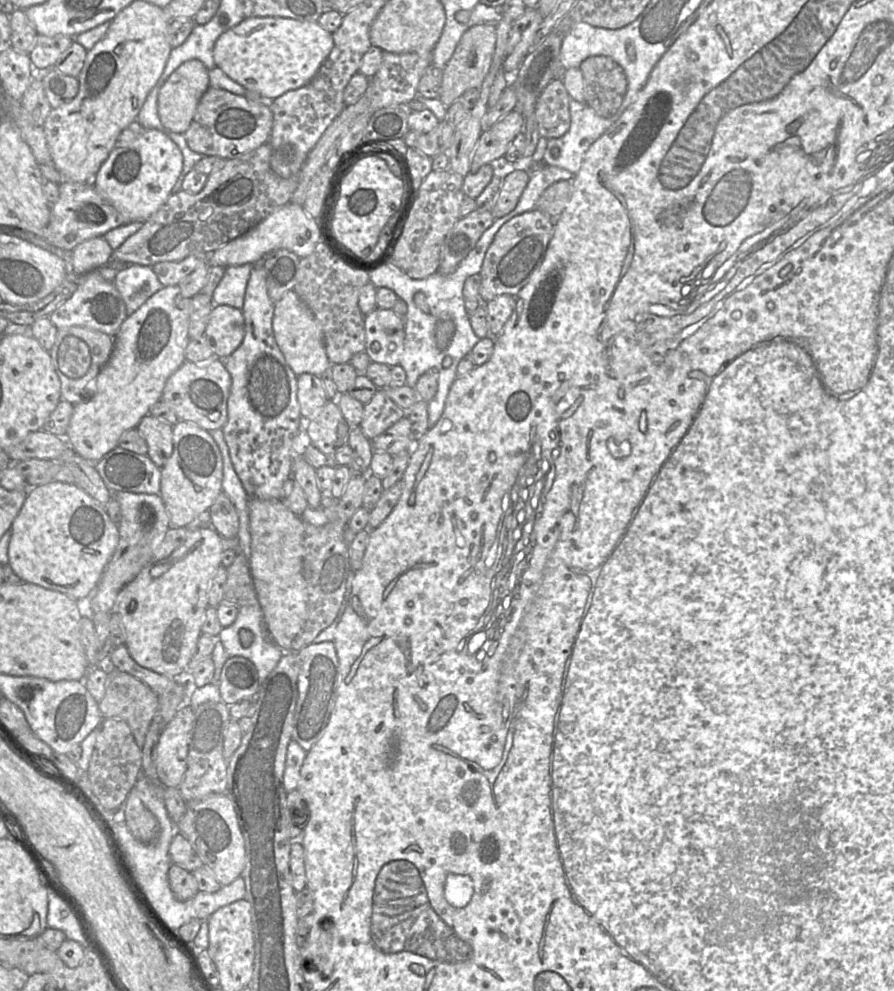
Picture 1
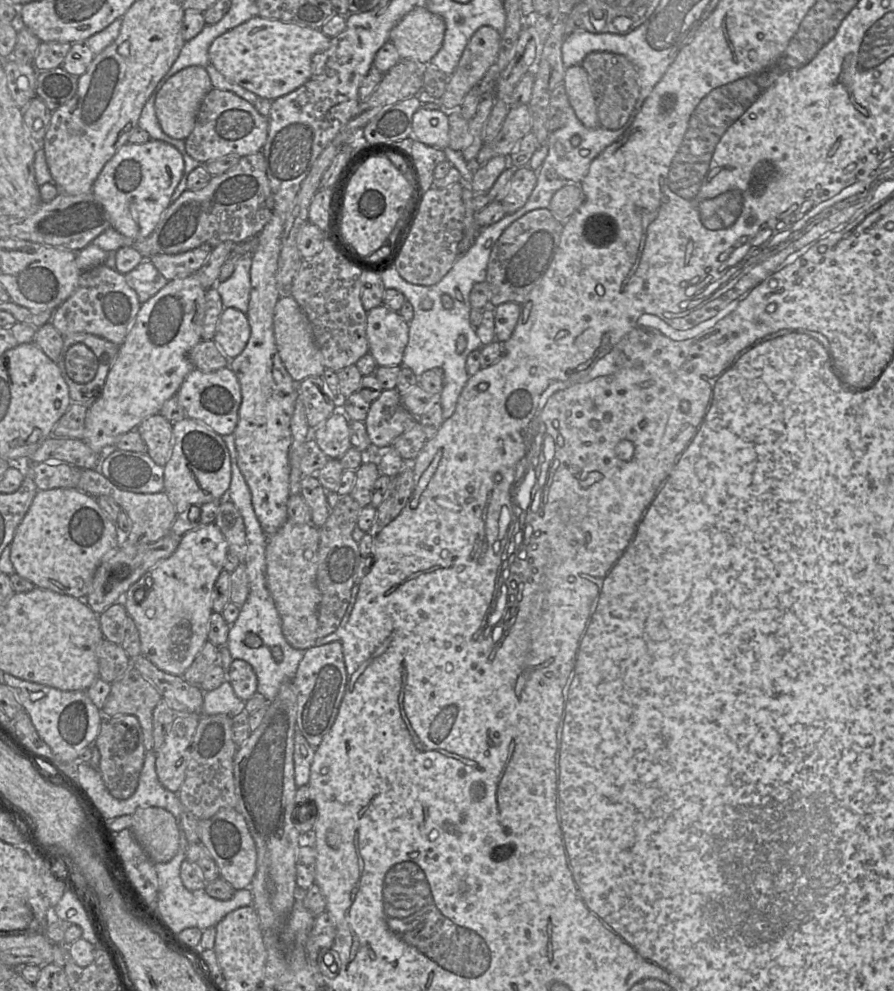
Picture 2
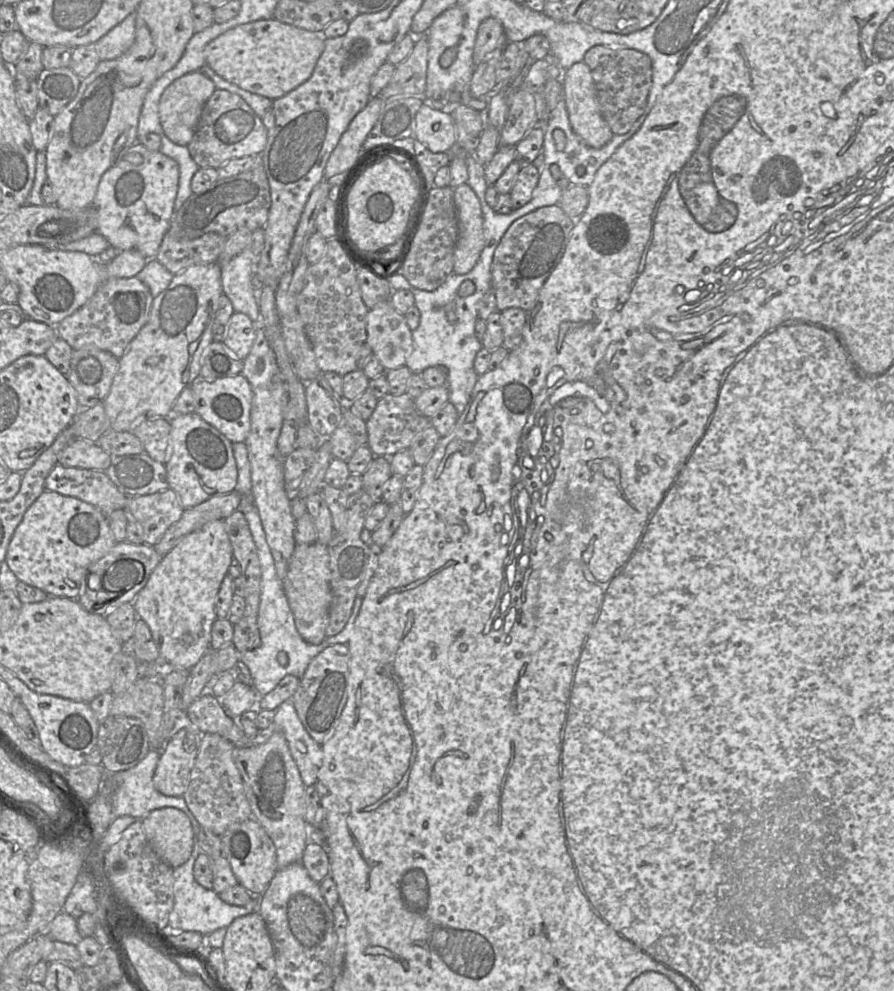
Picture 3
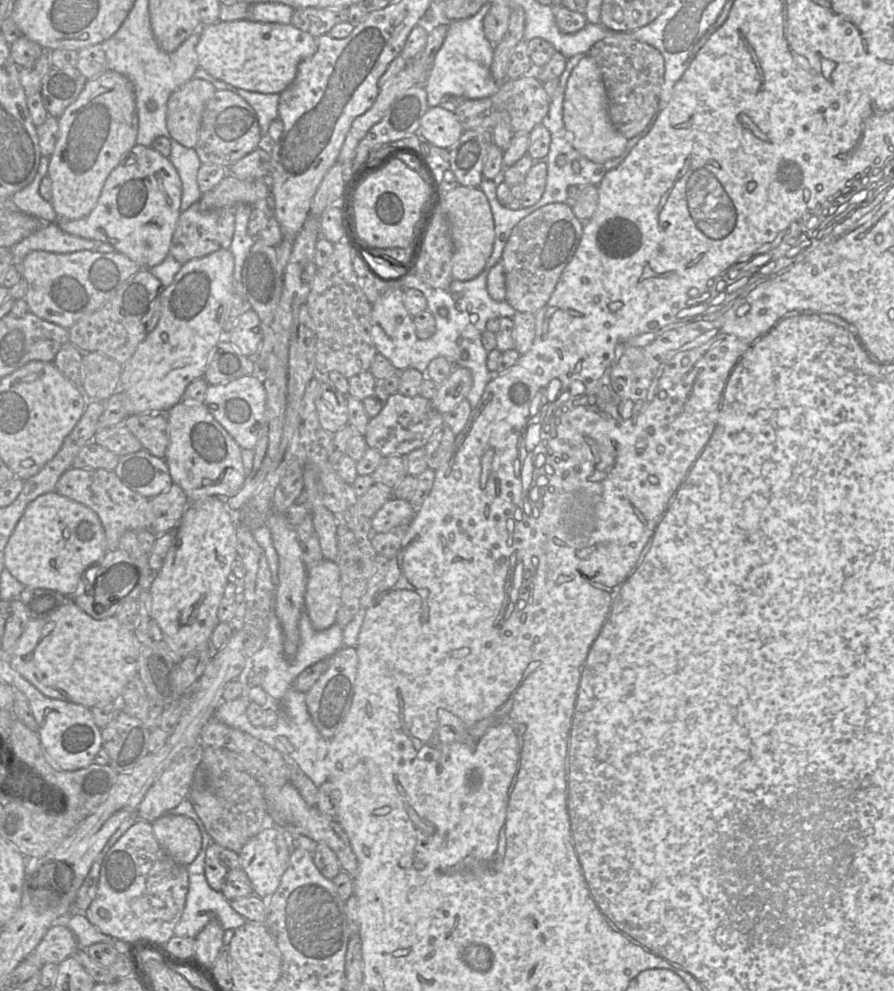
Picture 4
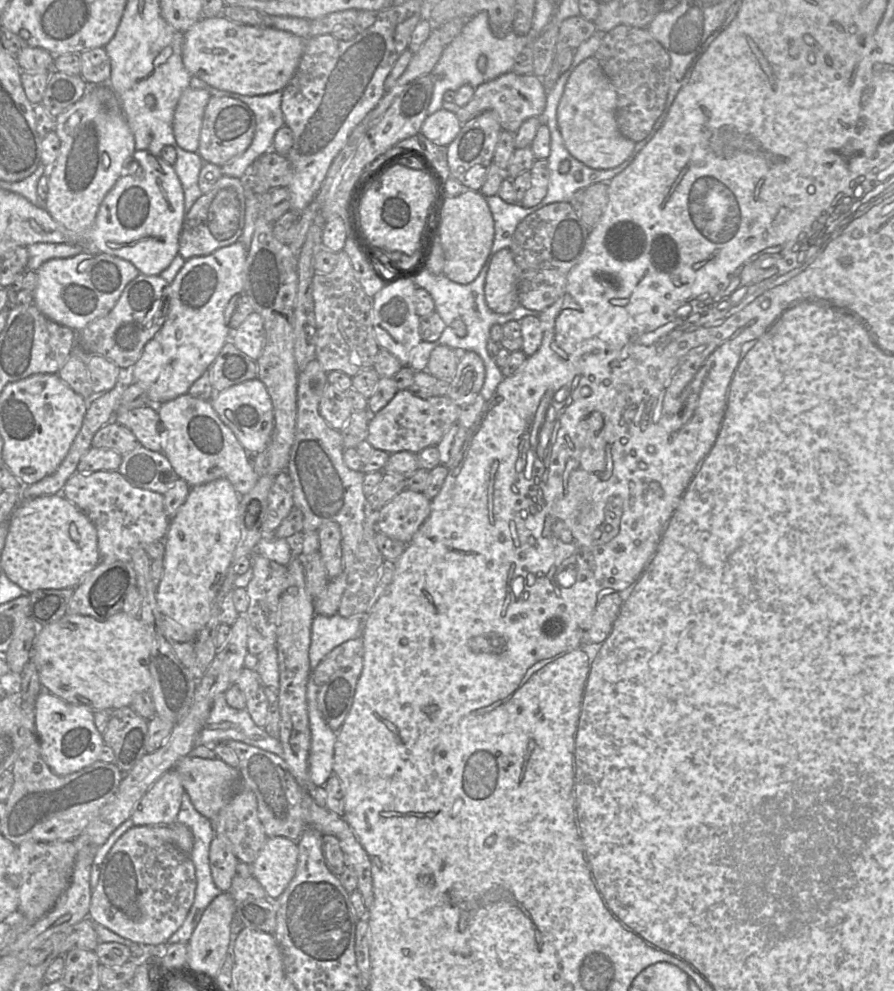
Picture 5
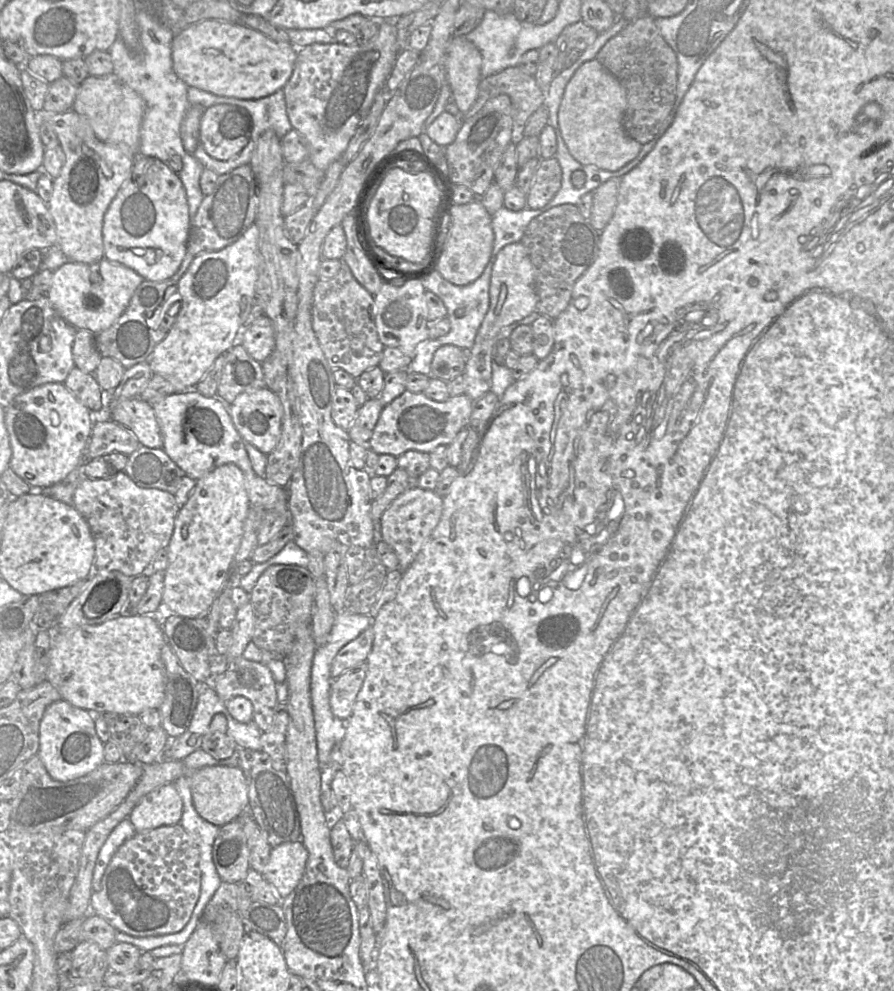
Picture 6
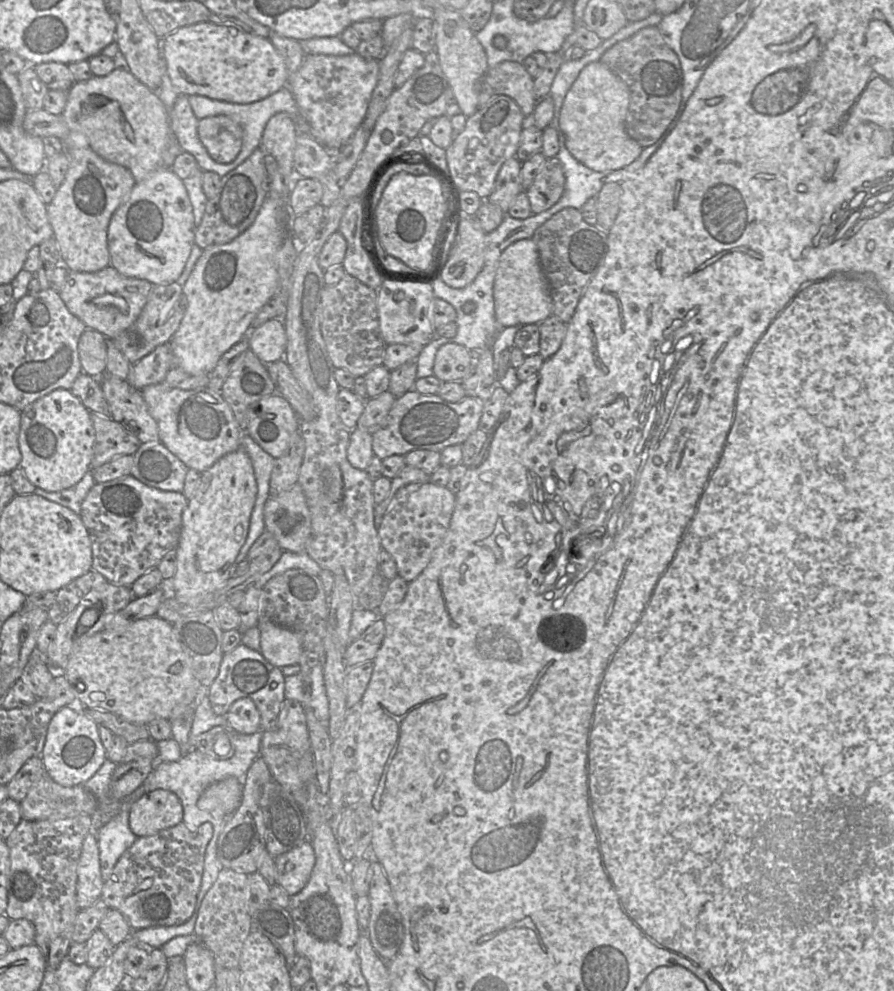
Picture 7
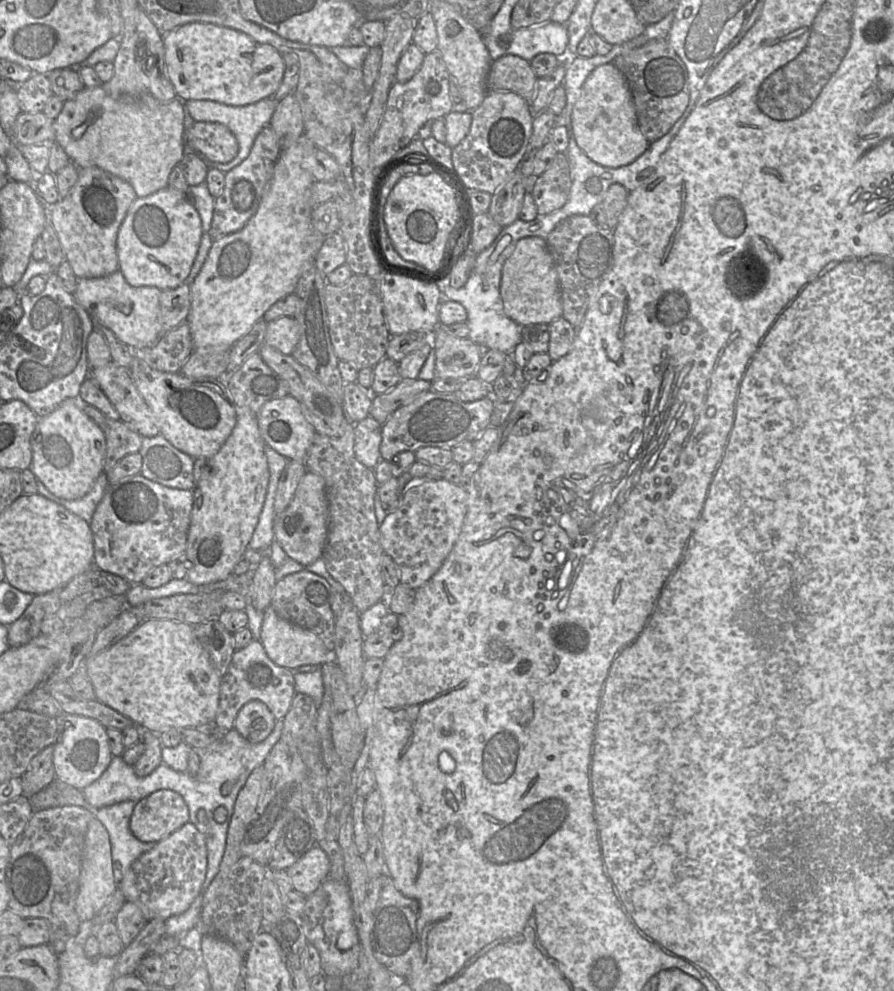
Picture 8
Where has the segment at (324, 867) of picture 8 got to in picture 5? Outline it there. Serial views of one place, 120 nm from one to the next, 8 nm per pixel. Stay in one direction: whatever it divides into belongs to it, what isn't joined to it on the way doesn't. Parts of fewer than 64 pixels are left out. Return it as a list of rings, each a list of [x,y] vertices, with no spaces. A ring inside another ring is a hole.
[[[267,837],[258,857],[251,864],[252,876],[270,898],[278,898],[292,880],[297,866],[297,841],[286,837]]]

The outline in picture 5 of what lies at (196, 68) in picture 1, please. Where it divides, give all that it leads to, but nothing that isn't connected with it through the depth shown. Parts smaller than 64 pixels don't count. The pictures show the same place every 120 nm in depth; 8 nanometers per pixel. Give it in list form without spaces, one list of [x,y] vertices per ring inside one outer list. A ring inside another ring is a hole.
[[[188,87],[175,108],[174,136],[177,144],[188,152],[198,152],[204,112],[211,97],[207,90]]]

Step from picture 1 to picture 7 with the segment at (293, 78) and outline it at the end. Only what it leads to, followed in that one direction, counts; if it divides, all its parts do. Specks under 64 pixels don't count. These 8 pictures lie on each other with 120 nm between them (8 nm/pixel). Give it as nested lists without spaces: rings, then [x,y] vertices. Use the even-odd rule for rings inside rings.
[[[193,24],[161,39],[161,45],[167,74],[180,95],[200,95],[234,104],[250,104],[274,94],[289,81],[285,62],[269,39],[249,34],[234,26]]]

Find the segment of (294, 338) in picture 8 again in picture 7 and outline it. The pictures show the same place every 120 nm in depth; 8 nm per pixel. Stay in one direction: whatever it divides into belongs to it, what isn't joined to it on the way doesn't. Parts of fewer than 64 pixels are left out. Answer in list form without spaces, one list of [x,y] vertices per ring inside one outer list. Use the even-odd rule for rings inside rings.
[[[273,318],[259,327],[251,328],[246,338],[249,349],[263,363],[284,359],[287,336],[281,318]]]

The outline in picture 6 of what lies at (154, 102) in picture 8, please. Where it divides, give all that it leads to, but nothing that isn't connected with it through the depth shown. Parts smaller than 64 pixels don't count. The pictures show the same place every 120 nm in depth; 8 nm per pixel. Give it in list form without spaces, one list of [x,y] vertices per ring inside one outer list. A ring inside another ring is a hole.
[[[115,73],[88,76],[80,85],[72,109],[90,123],[96,137],[109,144],[124,144],[135,156],[140,155],[140,130],[146,102]]]

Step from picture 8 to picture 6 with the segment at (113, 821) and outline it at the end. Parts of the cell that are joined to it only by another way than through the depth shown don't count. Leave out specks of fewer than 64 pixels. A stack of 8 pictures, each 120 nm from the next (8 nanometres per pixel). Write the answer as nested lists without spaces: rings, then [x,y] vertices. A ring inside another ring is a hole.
[[[129,817],[123,819],[110,833],[101,847],[94,867],[92,886],[94,891],[100,890],[100,882],[105,870],[118,848],[132,838],[137,831]]]

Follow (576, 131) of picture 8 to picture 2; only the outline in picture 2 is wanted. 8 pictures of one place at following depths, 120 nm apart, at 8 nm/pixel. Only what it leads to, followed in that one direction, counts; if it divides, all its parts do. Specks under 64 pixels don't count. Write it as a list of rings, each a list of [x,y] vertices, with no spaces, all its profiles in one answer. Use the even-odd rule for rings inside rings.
[[[582,65],[565,69],[563,84],[577,118],[587,128],[600,126],[589,77]]]

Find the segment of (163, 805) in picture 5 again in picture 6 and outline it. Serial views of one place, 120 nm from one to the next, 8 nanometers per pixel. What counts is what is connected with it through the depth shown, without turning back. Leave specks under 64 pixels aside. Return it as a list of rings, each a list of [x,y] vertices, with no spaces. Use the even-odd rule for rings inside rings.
[[[173,783],[147,793],[132,809],[129,819],[137,832],[179,823],[183,801]]]

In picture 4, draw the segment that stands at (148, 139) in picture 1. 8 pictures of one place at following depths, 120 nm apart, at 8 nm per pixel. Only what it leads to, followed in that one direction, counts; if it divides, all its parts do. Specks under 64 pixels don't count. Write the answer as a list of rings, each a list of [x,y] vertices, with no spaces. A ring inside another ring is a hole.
[[[134,145],[126,159],[111,171],[105,181],[99,200],[89,215],[78,220],[59,220],[61,230],[74,236],[110,244],[115,252],[125,255],[142,269],[150,270],[169,256],[182,198],[182,182],[168,157],[162,156],[151,146]]]

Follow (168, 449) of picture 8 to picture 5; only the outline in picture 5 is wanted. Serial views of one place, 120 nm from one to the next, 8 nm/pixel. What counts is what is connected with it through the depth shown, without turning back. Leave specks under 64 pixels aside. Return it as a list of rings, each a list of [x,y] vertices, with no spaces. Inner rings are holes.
[[[138,445],[123,455],[117,469],[133,486],[164,495],[179,478],[163,452]]]

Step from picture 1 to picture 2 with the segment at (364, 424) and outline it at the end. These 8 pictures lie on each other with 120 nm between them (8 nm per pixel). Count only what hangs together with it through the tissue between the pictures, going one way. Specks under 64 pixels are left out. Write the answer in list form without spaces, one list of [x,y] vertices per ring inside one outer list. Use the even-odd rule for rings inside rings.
[[[396,389],[383,390],[380,396],[371,402],[364,421],[371,448],[382,452],[392,448],[393,441],[418,423],[402,404],[401,393]]]

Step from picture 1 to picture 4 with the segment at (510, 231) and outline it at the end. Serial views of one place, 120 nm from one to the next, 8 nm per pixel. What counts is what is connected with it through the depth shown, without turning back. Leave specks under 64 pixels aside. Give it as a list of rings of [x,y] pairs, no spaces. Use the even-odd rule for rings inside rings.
[[[568,203],[546,204],[520,220],[512,229],[500,260],[505,271],[506,302],[516,311],[533,314],[544,307],[554,292],[564,268],[576,252],[582,232],[583,222],[575,216]]]

